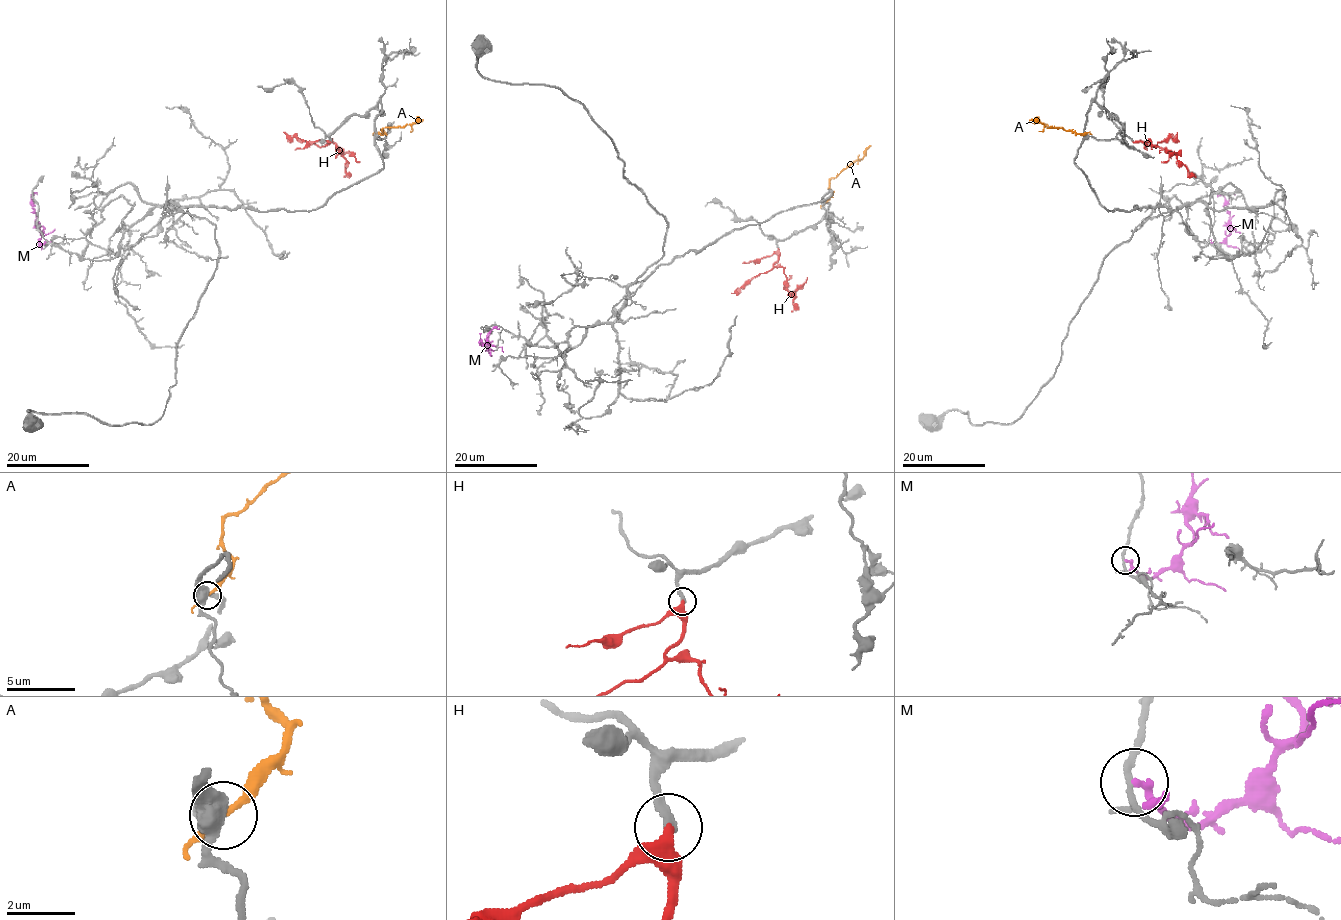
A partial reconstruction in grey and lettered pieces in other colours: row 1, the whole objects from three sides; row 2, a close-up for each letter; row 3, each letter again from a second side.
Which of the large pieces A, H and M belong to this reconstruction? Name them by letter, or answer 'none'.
H

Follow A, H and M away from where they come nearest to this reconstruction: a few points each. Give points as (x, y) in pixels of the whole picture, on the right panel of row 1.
A: (1086, 133), (1029, 120)
H: (1133, 141), (1169, 150), (1195, 177)
M: (1209, 240), (1218, 244), (1230, 233), (1230, 213), (1224, 205), (1229, 194), (1235, 194)

